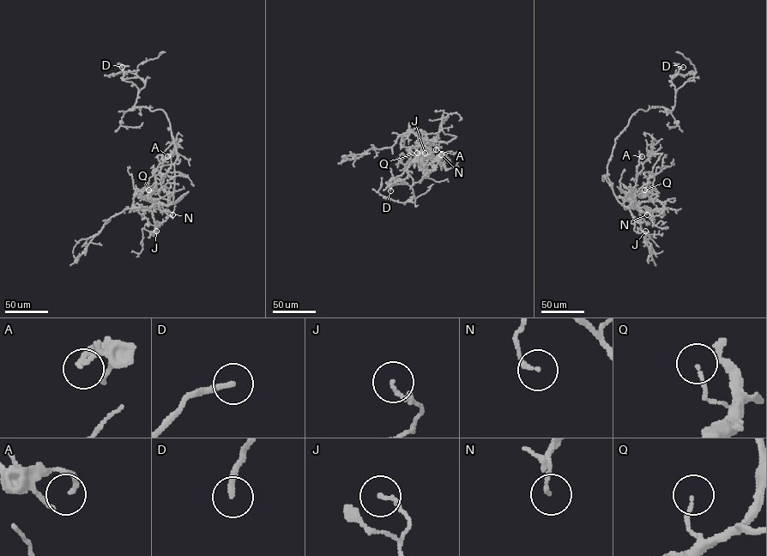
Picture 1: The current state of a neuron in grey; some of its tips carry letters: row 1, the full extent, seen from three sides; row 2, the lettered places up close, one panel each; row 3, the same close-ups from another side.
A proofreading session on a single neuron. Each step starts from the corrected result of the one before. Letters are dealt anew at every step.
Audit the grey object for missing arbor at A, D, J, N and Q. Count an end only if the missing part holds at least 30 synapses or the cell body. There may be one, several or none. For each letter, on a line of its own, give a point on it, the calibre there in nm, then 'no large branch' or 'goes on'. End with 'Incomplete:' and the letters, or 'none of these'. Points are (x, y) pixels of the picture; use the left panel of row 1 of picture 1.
A: (167, 156) | 190 nm | no large branch
D: (122, 67) | 200 nm | goes on
J: (156, 231) | 140 nm | no large branch
N: (172, 214) | 140 nm | no large branch
Q: (148, 190) | 120 nm | no large branch
Incomplete: D

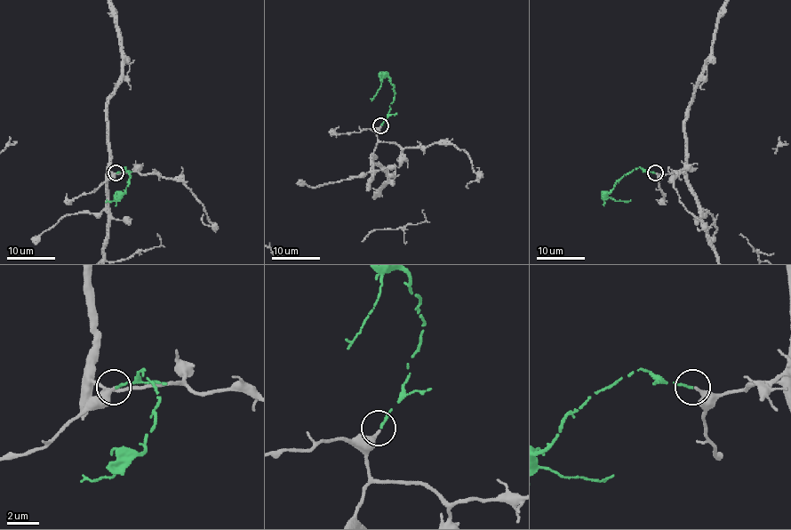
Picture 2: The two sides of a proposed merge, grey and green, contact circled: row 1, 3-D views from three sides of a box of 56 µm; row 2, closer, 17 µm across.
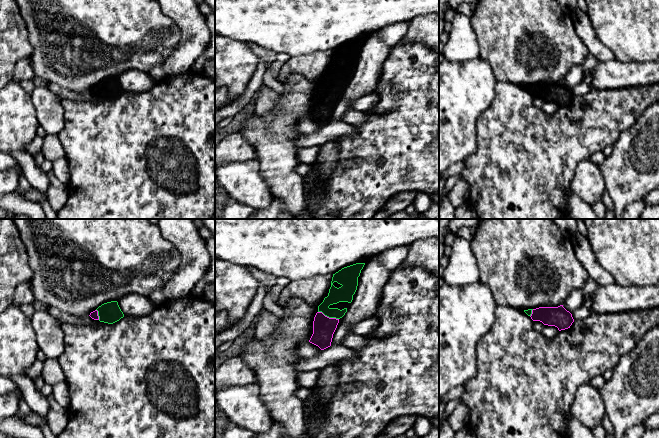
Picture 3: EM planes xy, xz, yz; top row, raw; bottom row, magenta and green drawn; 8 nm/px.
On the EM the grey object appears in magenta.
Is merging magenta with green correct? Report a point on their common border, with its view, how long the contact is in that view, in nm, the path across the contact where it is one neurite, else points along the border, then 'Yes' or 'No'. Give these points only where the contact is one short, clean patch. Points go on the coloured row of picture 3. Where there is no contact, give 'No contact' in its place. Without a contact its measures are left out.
Touches magenta at xz (328, 317). Shared border 180 nm. Path across: xz (324, 327), (328, 317), (327, 304), (345, 293). Yes

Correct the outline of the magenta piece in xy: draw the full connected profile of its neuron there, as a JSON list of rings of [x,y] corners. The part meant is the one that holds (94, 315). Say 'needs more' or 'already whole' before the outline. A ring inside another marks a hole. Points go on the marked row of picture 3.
needs more; [[[111,301],[102,304],[95,311],[91,312],[89,315],[94,320],[99,320],[100,322],[113,324],[124,317],[117,301]]]

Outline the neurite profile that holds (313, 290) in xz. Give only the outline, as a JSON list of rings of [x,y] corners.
[[[333,275],[292,280],[280,293],[278,305],[284,307],[290,298],[302,298],[310,305],[319,306],[328,296]]]

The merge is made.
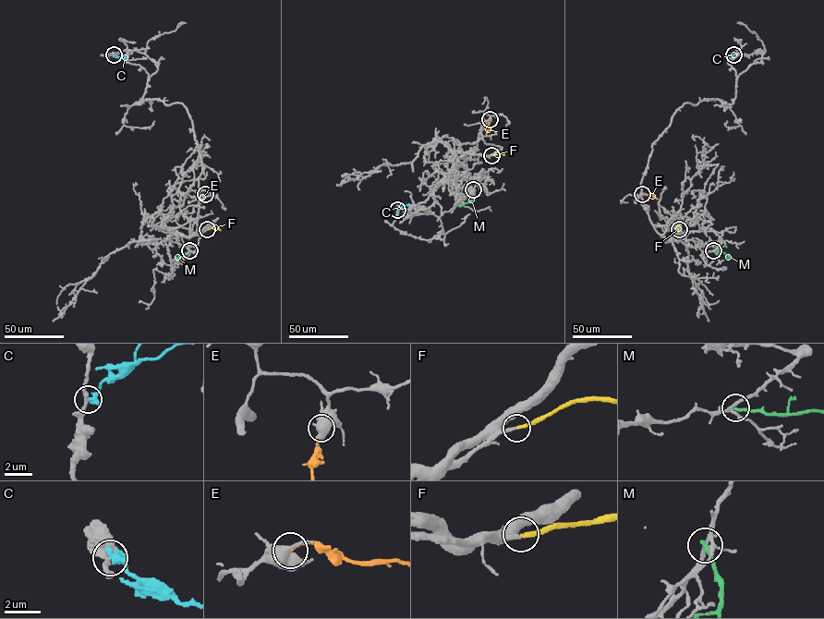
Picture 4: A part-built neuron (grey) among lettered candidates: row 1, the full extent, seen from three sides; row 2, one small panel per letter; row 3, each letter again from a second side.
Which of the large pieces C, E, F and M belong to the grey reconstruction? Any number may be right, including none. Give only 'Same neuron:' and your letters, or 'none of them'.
Same neuron: F

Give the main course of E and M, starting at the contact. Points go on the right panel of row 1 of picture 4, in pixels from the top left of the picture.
E: (642, 194), (658, 199)
M: (713, 250), (721, 251), (727, 258), (730, 257)

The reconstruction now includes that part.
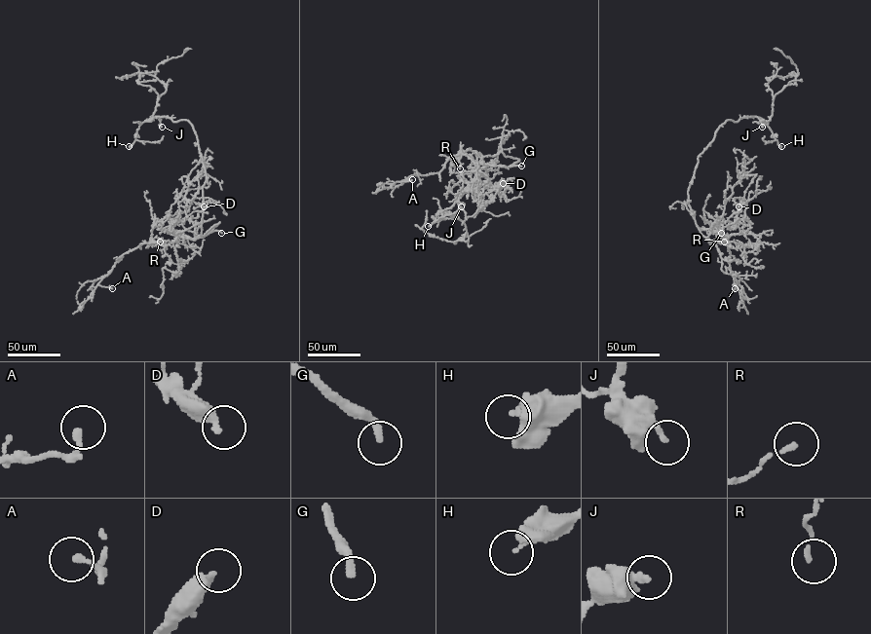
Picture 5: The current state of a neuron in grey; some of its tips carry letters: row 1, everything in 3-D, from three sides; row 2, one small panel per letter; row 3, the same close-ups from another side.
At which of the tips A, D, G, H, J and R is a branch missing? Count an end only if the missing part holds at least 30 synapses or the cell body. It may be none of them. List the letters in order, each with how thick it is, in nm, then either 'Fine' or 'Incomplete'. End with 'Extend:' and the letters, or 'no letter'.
A: Thickness 200 nm. Fine
D: Thickness 320 nm. Fine
G: Thickness 260 nm. Incomplete
H: Thickness 320 nm. Fine
J: Thickness 280 nm. Fine
R: Thickness 140 nm. Fine
Extend: G

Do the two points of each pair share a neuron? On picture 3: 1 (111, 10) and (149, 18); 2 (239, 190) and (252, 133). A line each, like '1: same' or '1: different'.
1: same
2: different

